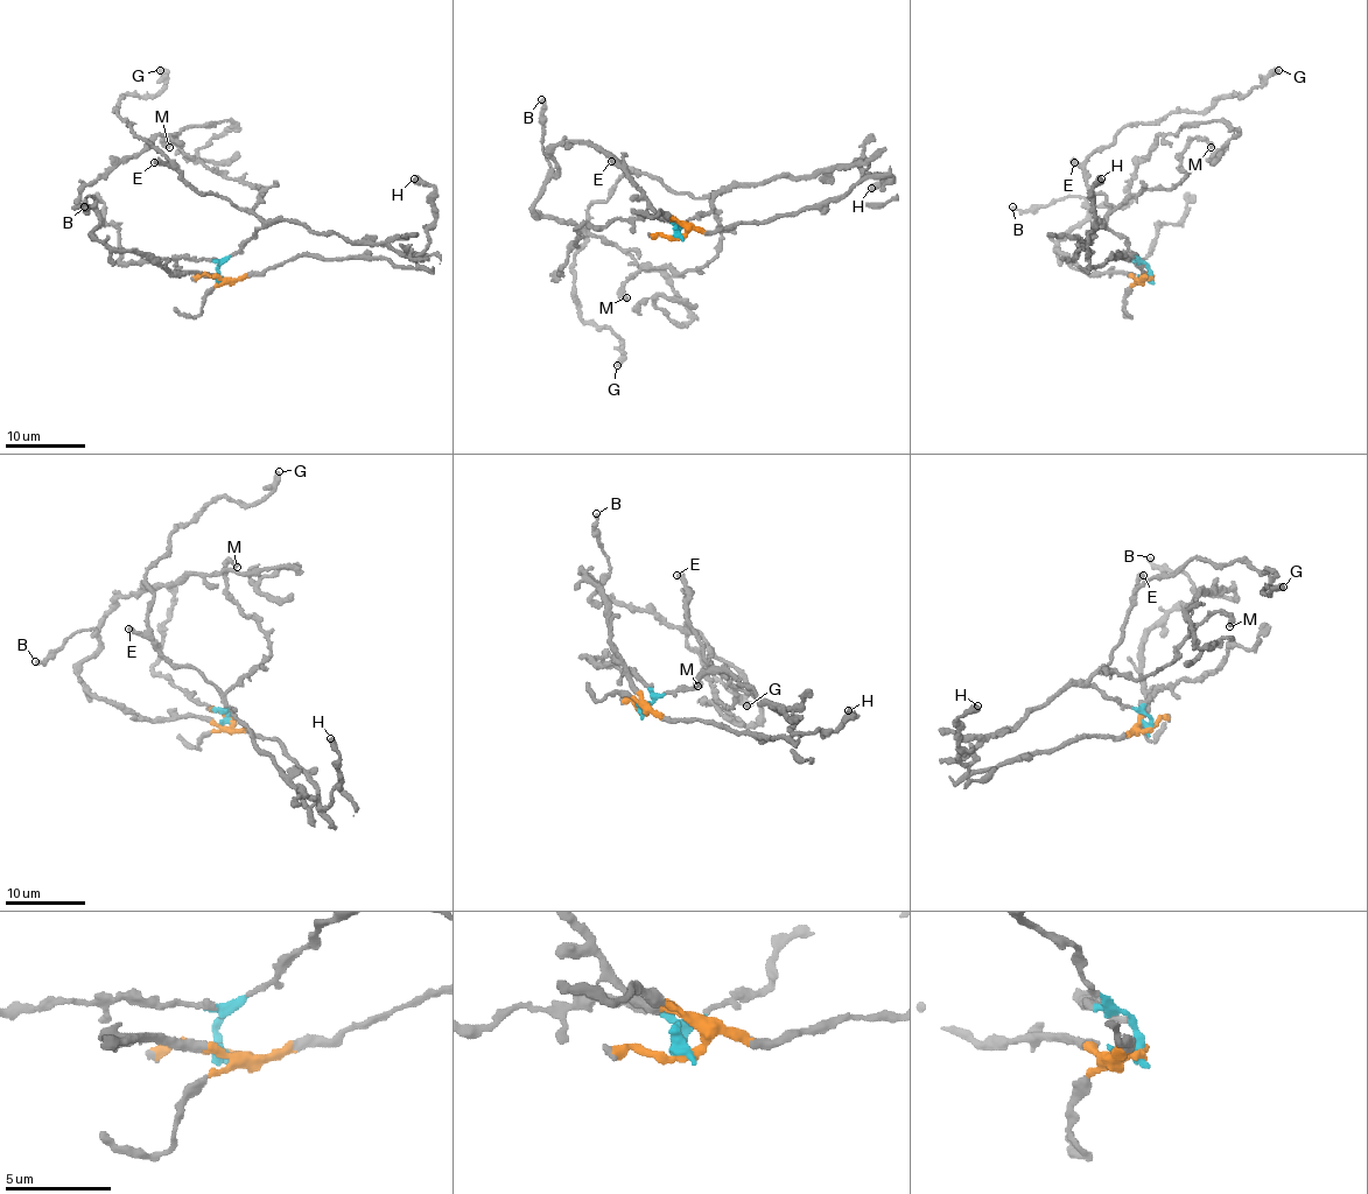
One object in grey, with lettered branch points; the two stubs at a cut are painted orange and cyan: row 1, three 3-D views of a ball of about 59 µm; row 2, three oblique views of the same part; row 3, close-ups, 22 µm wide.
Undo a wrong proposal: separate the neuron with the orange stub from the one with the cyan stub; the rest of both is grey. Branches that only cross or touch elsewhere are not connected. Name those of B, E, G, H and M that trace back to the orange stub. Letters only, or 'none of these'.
B, H

